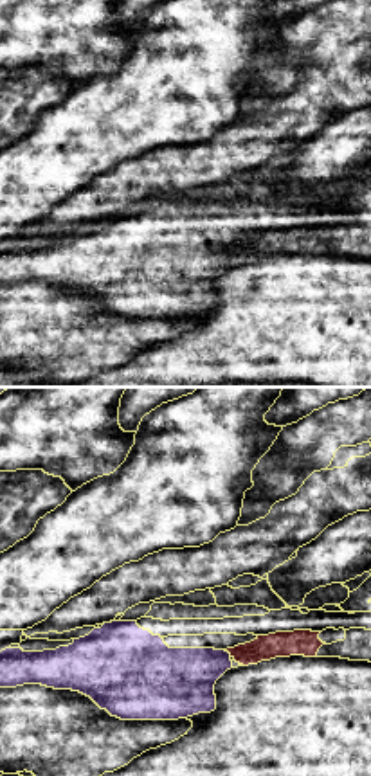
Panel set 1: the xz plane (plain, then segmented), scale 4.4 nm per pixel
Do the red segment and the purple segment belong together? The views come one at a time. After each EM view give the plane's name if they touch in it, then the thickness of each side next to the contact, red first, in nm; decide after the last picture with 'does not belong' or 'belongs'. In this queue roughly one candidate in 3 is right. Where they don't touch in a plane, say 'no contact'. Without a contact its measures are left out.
contact in xz; calibres 110 and 300 nm

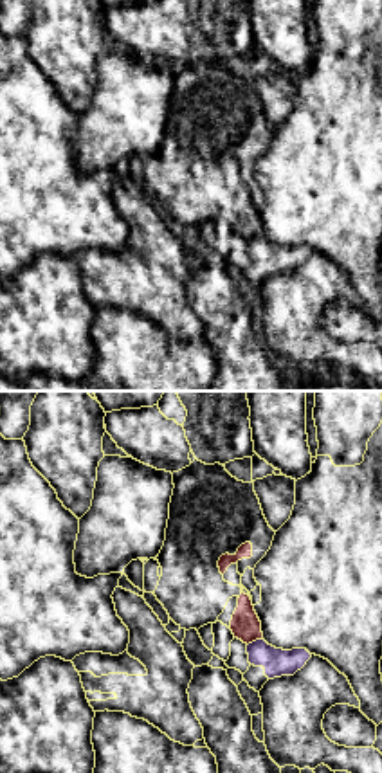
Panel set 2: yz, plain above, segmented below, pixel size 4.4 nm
contact in yz; calibres 140 and 130 nm

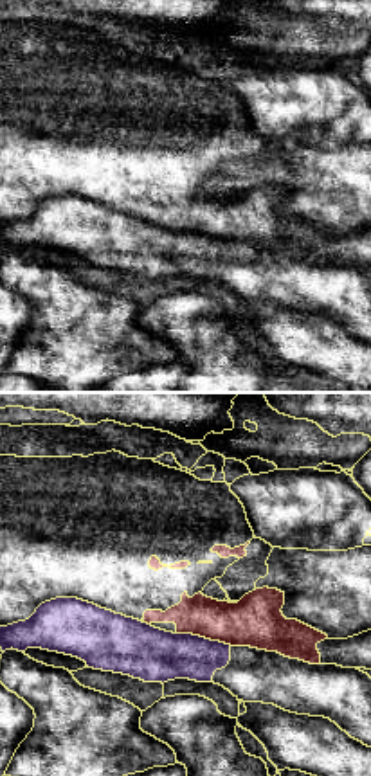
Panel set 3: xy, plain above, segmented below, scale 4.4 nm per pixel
contact in xy; calibres 240 and 240 nm

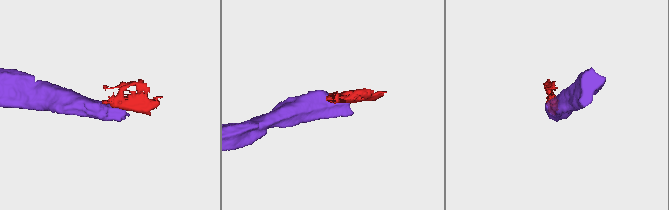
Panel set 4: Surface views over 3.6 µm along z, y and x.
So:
does not belong

